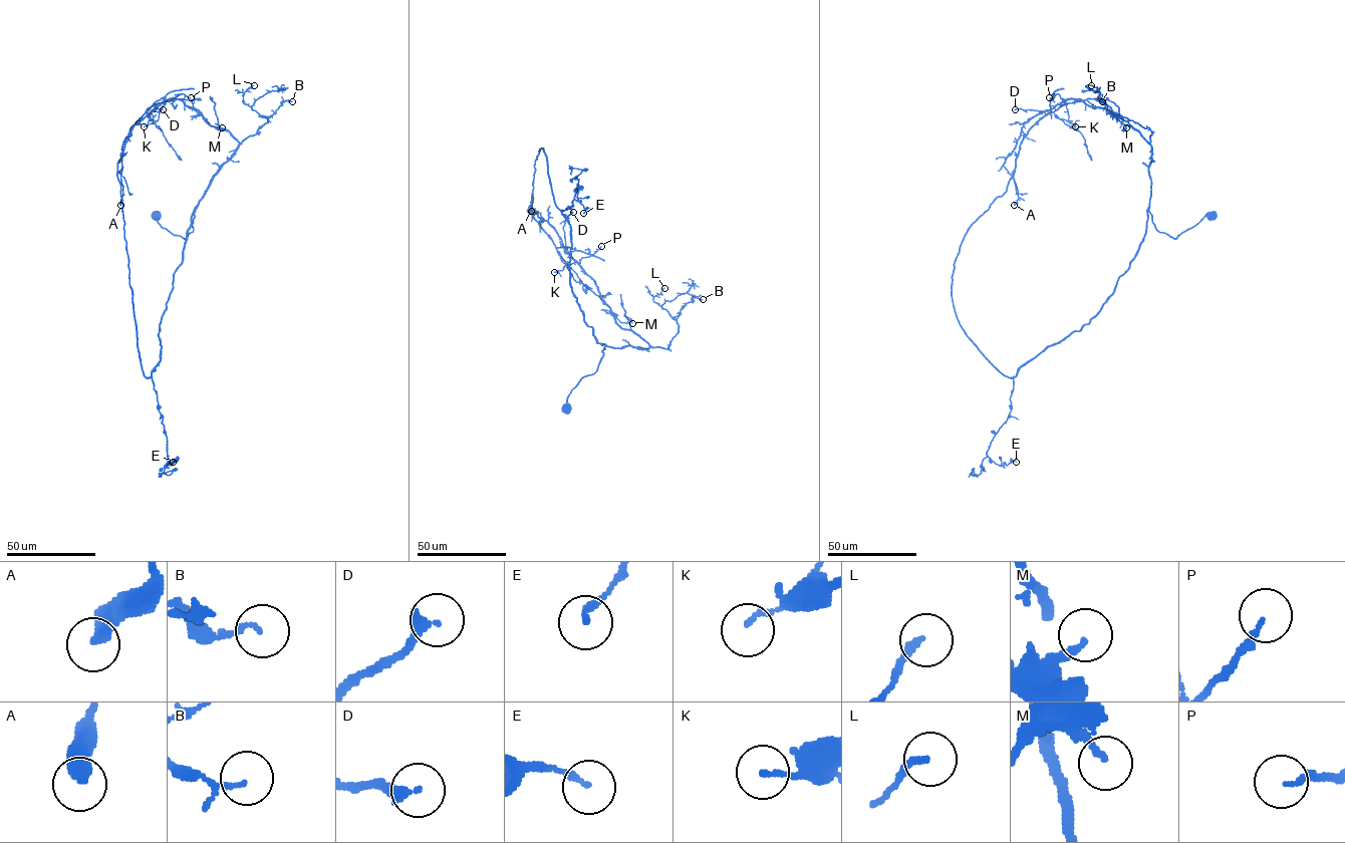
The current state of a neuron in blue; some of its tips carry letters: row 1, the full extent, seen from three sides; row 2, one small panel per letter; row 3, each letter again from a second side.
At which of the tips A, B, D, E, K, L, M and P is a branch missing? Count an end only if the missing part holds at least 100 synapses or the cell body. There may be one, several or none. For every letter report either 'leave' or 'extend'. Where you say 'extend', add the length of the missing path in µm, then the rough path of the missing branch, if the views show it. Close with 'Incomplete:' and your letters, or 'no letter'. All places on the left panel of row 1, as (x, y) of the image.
A: leave
B: leave
D: leave
E: leave
K: leave
L: leave
M: leave
P: leave
Incomplete: no letter

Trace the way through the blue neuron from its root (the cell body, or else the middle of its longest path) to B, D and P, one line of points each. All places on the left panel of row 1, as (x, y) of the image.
B: (156, 216), (163, 227), (185, 238), (212, 176), (281, 101), (292, 101)
D: (156, 216), (163, 227), (185, 238), (210, 180), (238, 145), (181, 100), (167, 99), (153, 109), (163, 109)
P: (156, 216), (163, 227), (185, 238), (210, 180), (238, 145), (194, 108), (169, 99), (181, 93), (191, 97)

